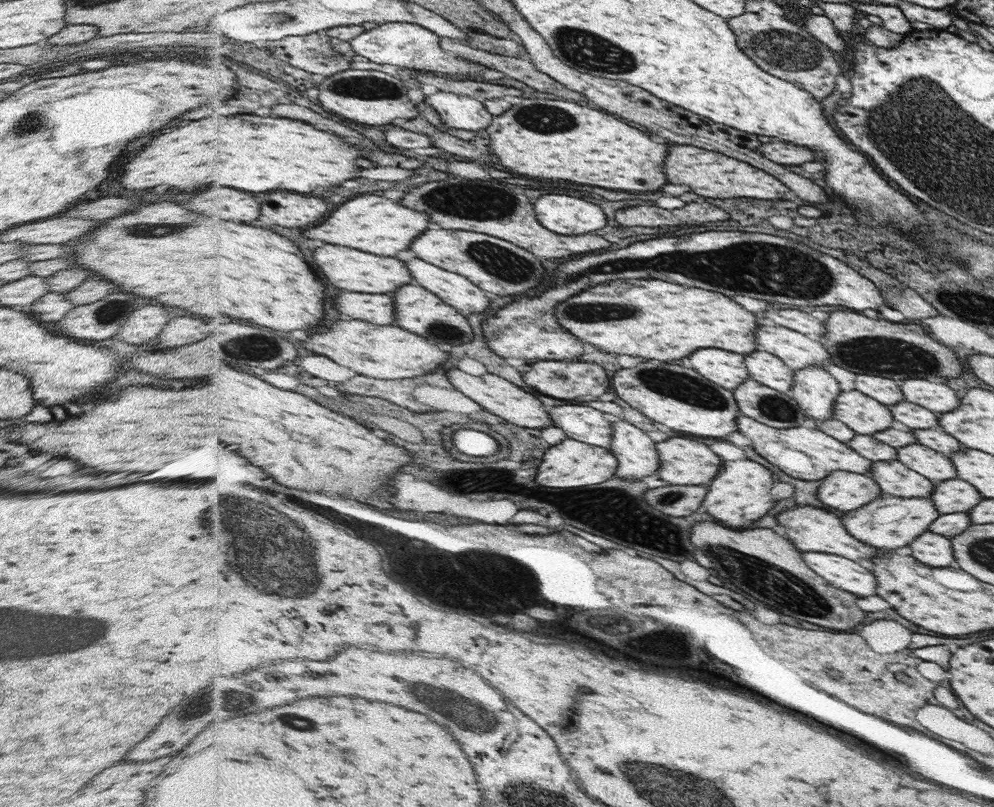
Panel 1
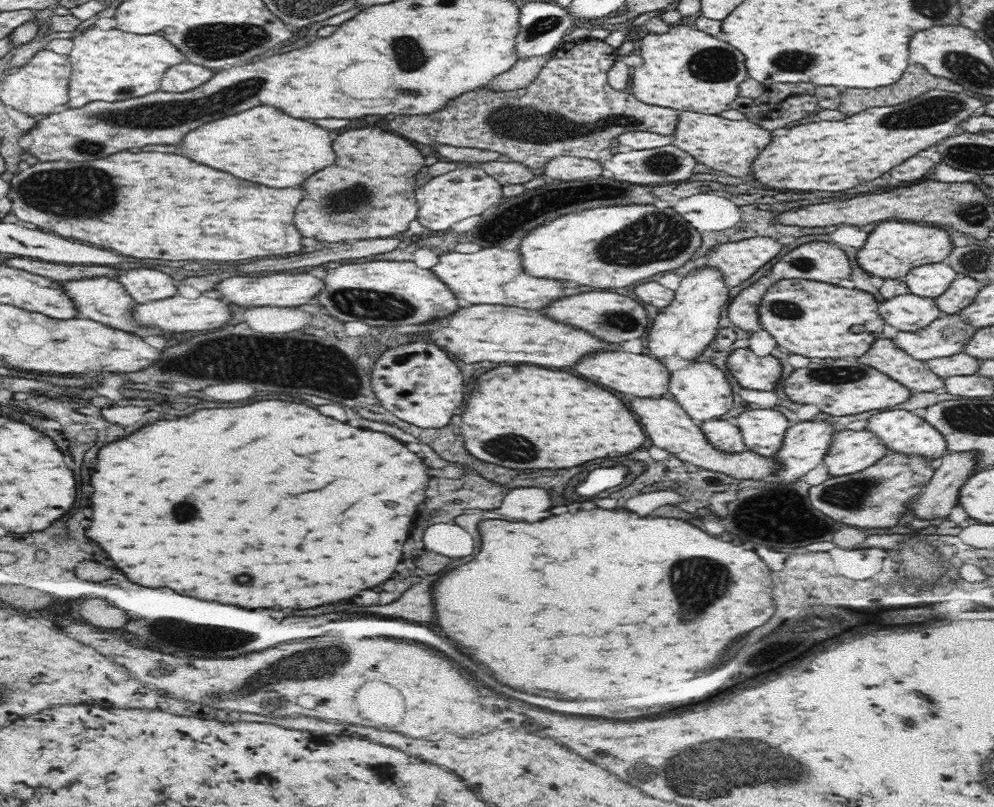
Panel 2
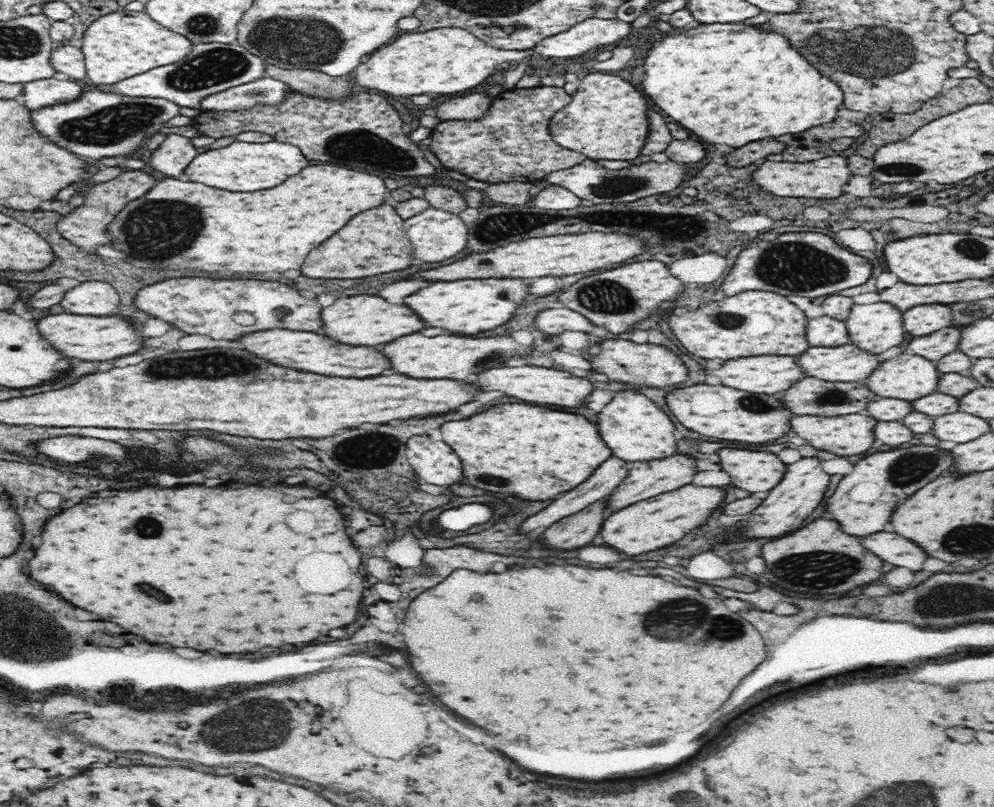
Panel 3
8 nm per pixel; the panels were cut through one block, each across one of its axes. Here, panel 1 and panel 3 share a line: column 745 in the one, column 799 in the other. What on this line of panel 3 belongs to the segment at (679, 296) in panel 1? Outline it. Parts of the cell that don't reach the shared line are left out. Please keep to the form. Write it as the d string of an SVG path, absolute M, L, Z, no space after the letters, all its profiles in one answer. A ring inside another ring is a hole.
M751 290L739 292L731 297L724 297L716 302L710 301L704 308L697 310L674 310L670 313L669 324L672 333L682 346L692 353L705 360L715 360L719 358L722 361L744 358L744 356L799 356L808 351L809 346L806 338L807 320L806 314L796 308L786 296L777 292L768 292L761 290Z

